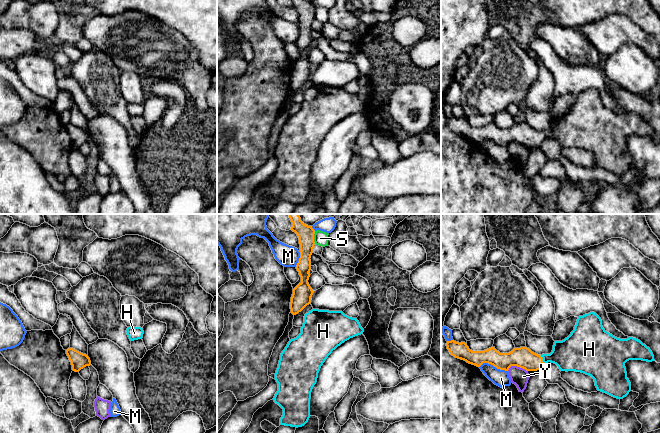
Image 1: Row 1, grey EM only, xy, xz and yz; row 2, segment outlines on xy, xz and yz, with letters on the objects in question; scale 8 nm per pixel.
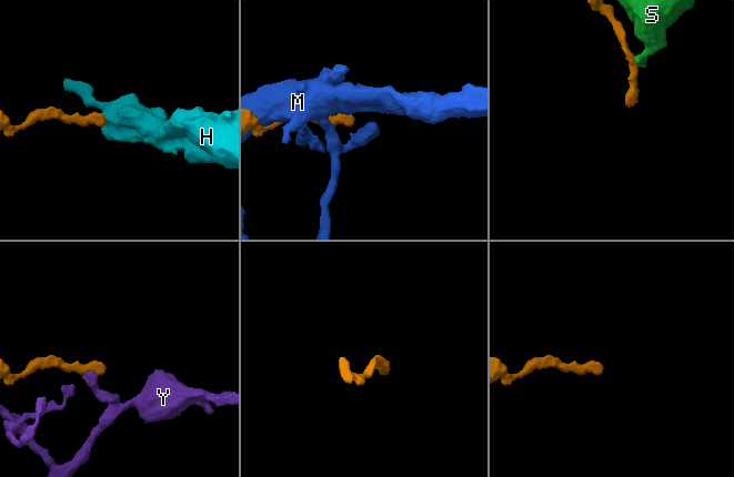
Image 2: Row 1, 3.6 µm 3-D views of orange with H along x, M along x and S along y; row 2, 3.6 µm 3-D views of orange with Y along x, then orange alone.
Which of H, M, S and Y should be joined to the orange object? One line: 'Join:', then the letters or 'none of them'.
Join: H

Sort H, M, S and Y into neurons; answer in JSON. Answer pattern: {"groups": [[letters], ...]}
{"groups": [["H"], ["M"], ["S"], ["Y"]]}

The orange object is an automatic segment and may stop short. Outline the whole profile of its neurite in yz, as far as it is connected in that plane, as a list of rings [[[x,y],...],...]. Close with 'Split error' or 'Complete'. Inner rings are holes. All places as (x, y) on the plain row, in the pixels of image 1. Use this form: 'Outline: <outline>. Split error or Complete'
Outline: [[[594,88],[579,92],[571,110],[562,117],[555,117],[550,130],[538,131],[527,123],[514,124],[509,129],[500,129],[495,123],[484,127],[472,127],[467,119],[454,116],[447,117],[446,122],[452,132],[477,143],[488,139],[505,147],[508,147],[511,142],[526,147],[537,147],[545,139],[551,138],[556,140],[560,147],[575,147],[591,152],[598,167],[617,175],[623,175],[631,167],[625,139],[629,136],[654,137],[654,131],[649,123],[633,113],[620,115],[613,112],[603,104],[601,94]]]. Split error

